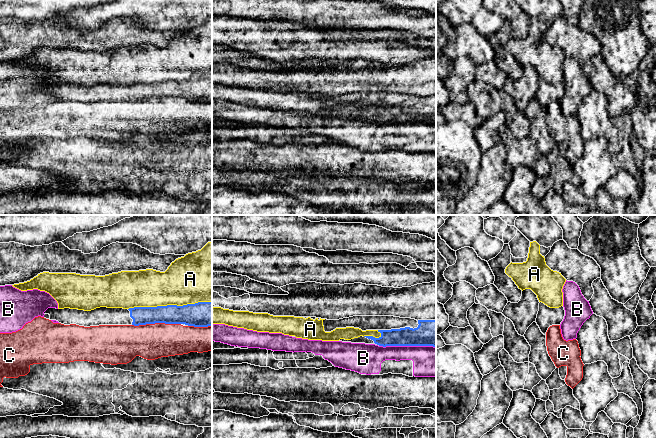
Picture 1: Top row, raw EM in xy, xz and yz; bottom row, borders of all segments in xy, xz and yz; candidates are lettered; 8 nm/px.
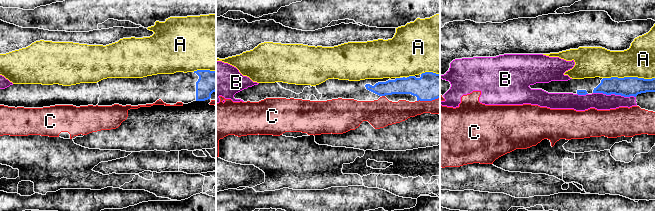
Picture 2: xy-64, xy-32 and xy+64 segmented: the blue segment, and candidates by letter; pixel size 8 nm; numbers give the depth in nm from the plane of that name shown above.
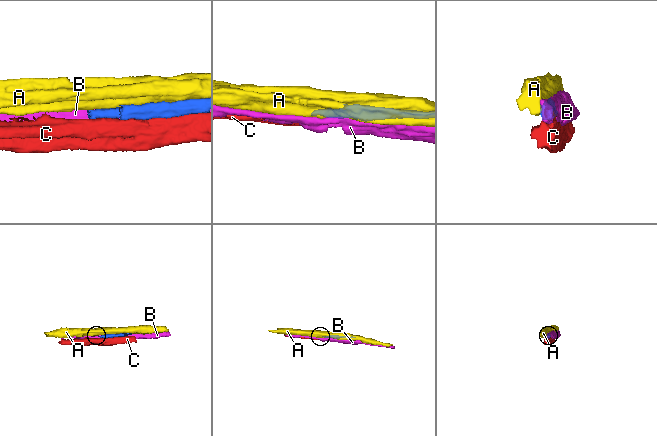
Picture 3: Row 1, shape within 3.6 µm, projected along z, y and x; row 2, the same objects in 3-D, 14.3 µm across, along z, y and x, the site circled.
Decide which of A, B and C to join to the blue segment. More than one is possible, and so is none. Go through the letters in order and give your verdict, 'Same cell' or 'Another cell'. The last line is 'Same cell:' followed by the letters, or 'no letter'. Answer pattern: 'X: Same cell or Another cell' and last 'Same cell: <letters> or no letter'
A: Another cell
B: Another cell
C: Another cell
Same cell: no letter

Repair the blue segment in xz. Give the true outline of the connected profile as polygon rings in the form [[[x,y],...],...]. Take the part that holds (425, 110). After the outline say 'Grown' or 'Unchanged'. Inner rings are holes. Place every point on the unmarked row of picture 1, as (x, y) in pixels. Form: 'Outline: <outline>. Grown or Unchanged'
Outline: [[[353,92],[339,96],[323,96],[325,108],[336,104],[354,103],[362,107],[377,106],[381,109],[379,114],[373,112],[360,112],[351,116],[340,115],[342,118],[375,120],[378,122],[433,122],[436,123],[436,96],[415,96],[394,92]]]. Grown

